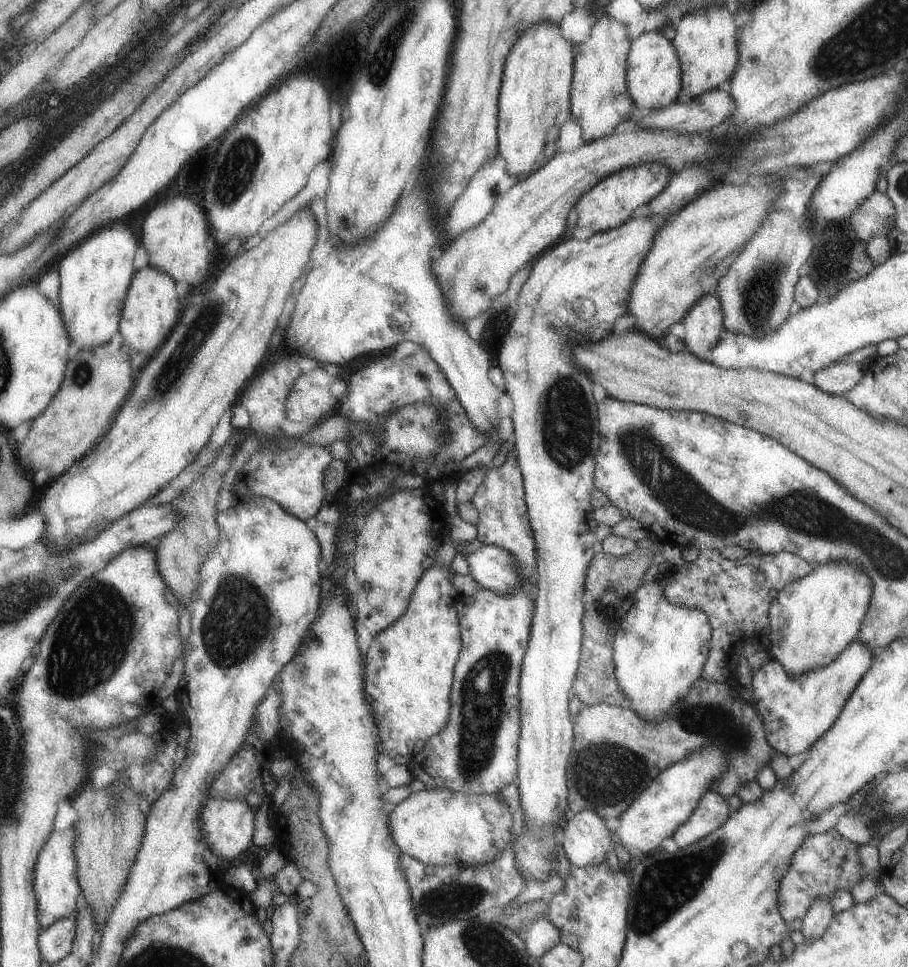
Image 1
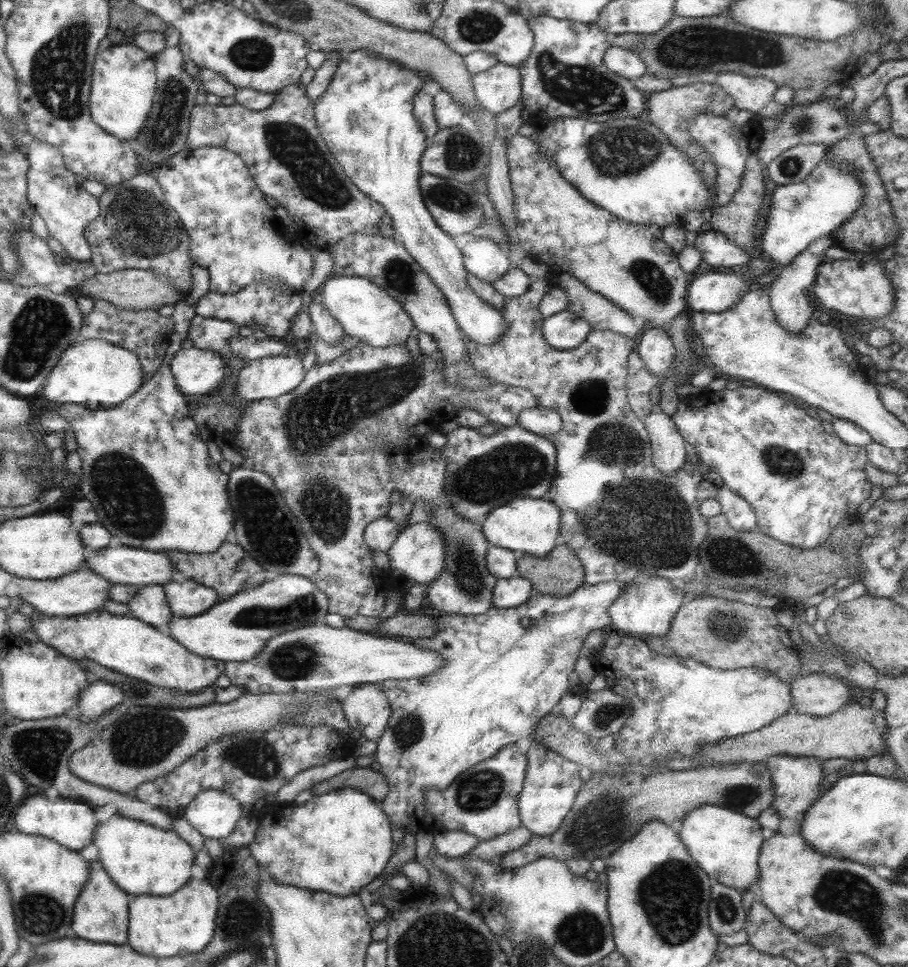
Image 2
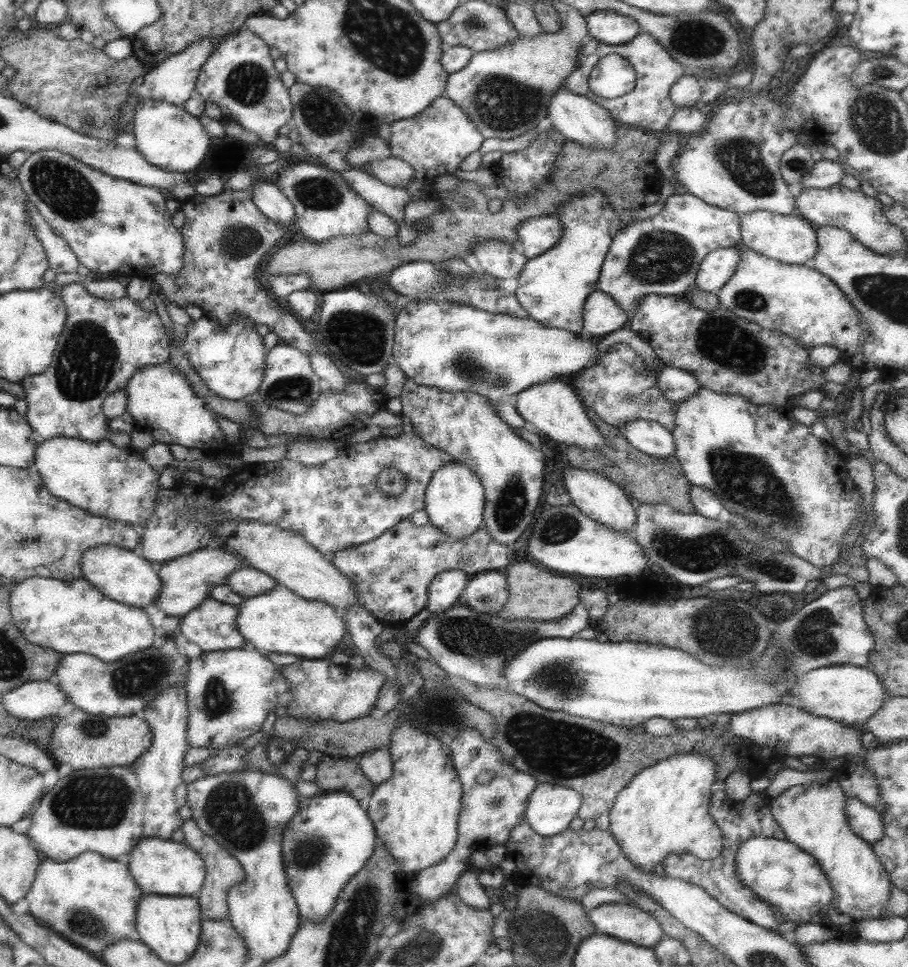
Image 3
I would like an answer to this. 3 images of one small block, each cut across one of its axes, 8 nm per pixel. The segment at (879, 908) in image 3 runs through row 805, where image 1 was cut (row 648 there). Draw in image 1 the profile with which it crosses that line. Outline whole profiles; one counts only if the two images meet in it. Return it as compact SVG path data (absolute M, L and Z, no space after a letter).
M833 558L829 562L811 564L811 570L801 578L787 582L769 604L769 652L789 674L801 674L817 666L833 662L851 642L855 642L863 616L869 608L873 582L867 570L851 558Z

